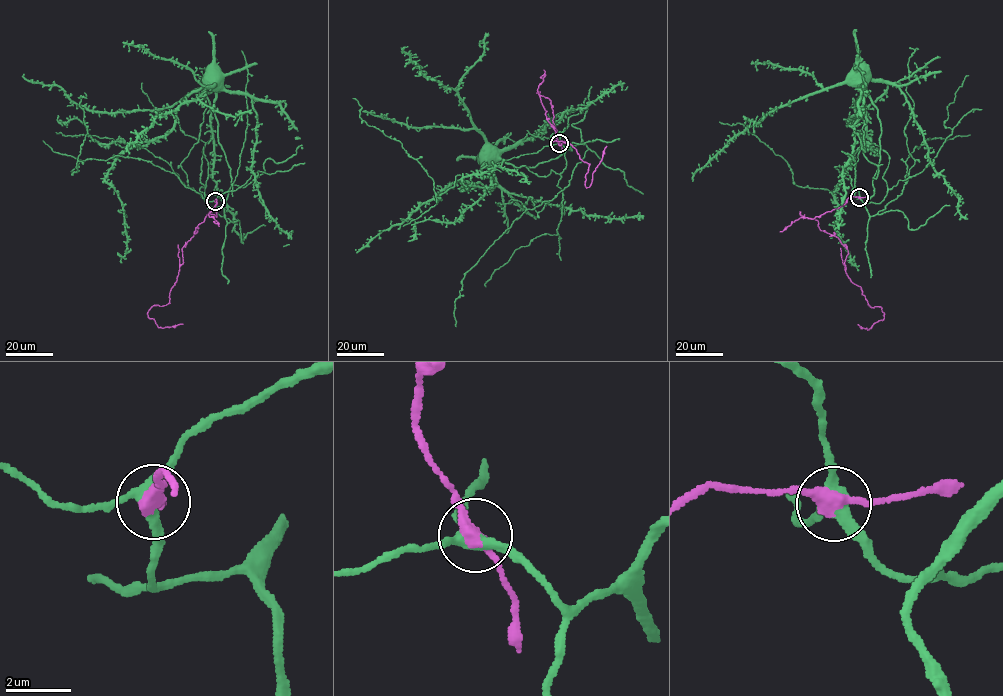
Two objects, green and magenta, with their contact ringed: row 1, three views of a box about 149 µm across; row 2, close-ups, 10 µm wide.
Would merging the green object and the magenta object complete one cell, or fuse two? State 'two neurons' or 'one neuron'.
two neurons

